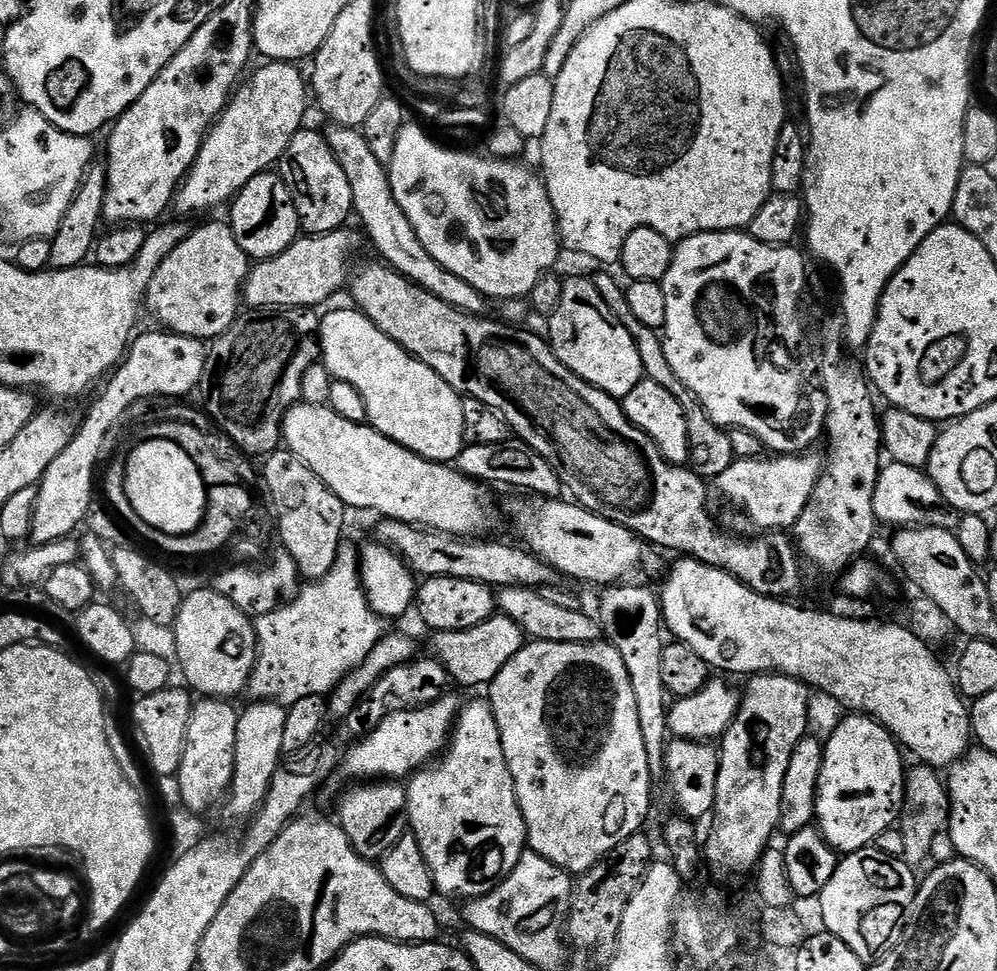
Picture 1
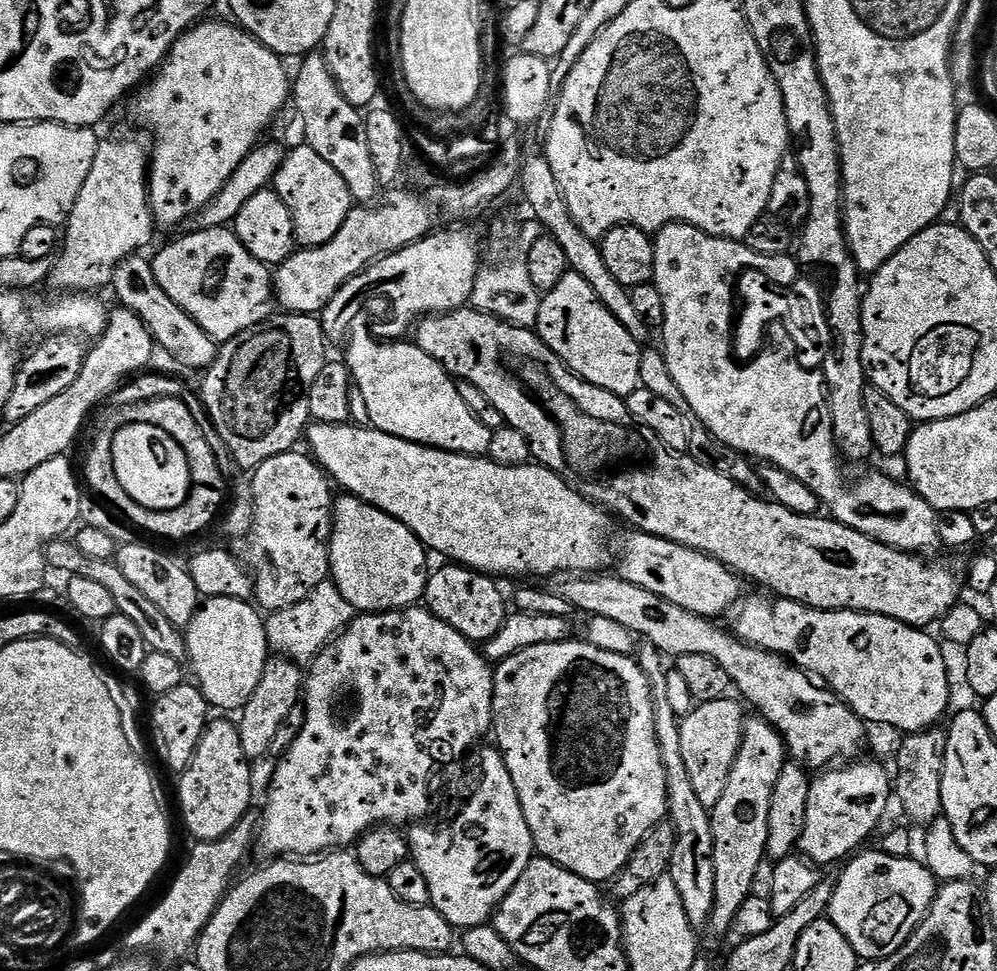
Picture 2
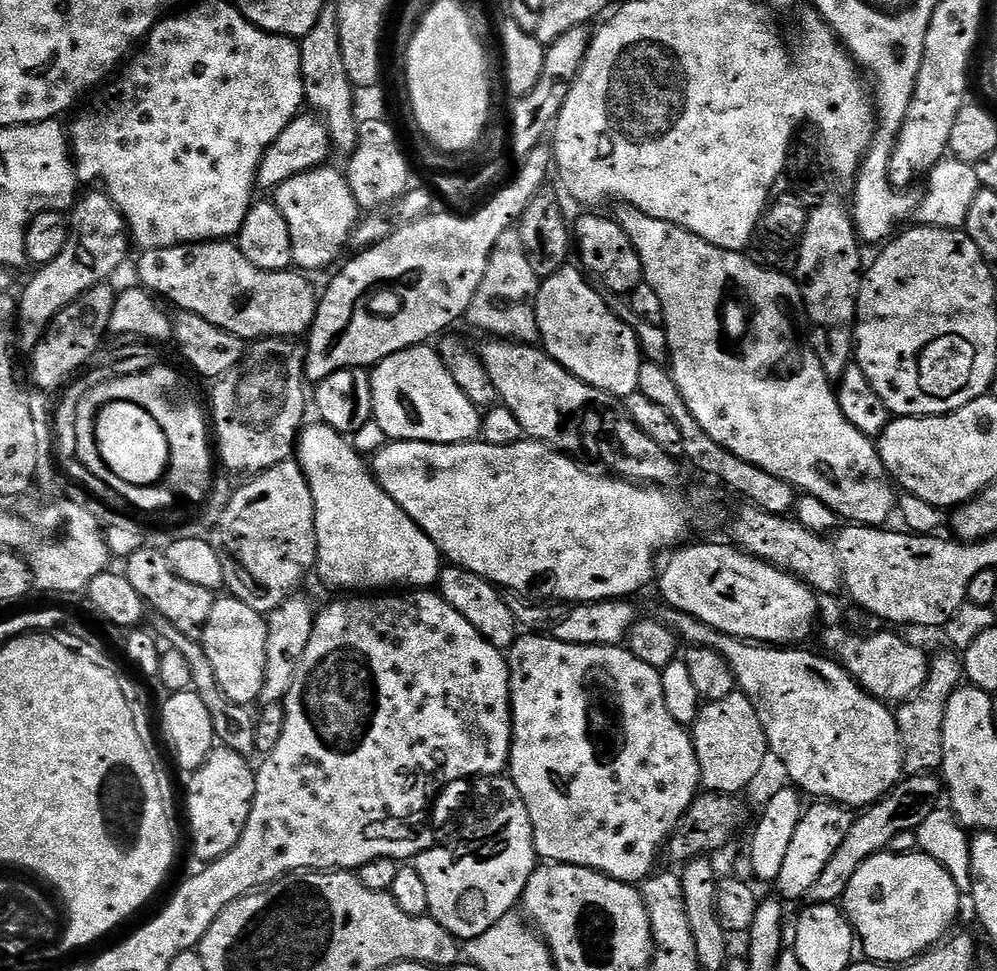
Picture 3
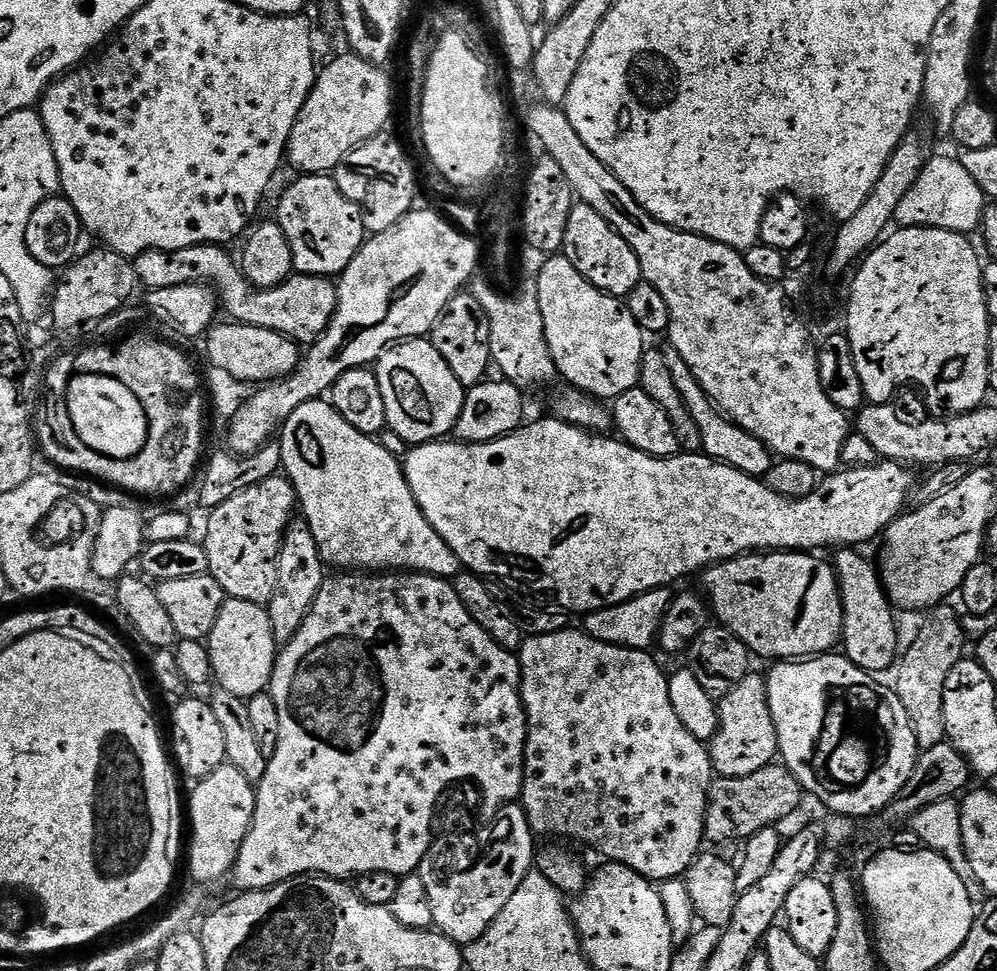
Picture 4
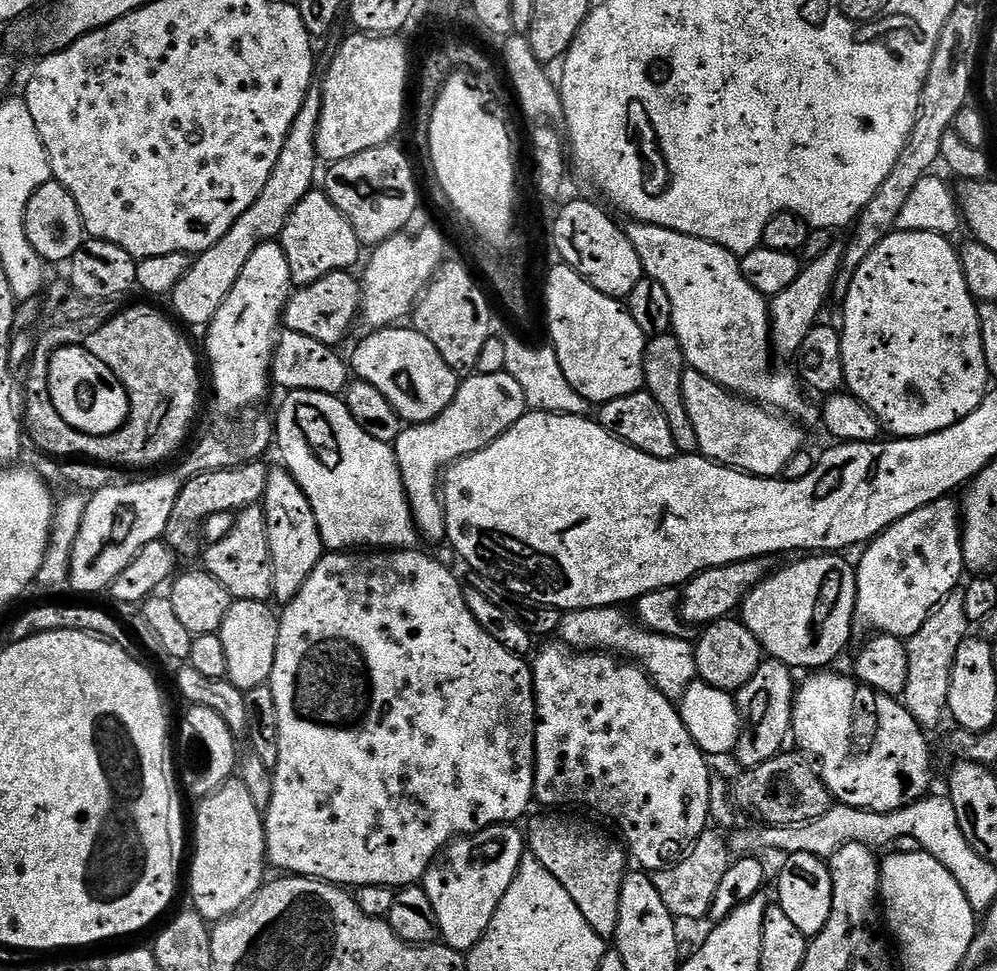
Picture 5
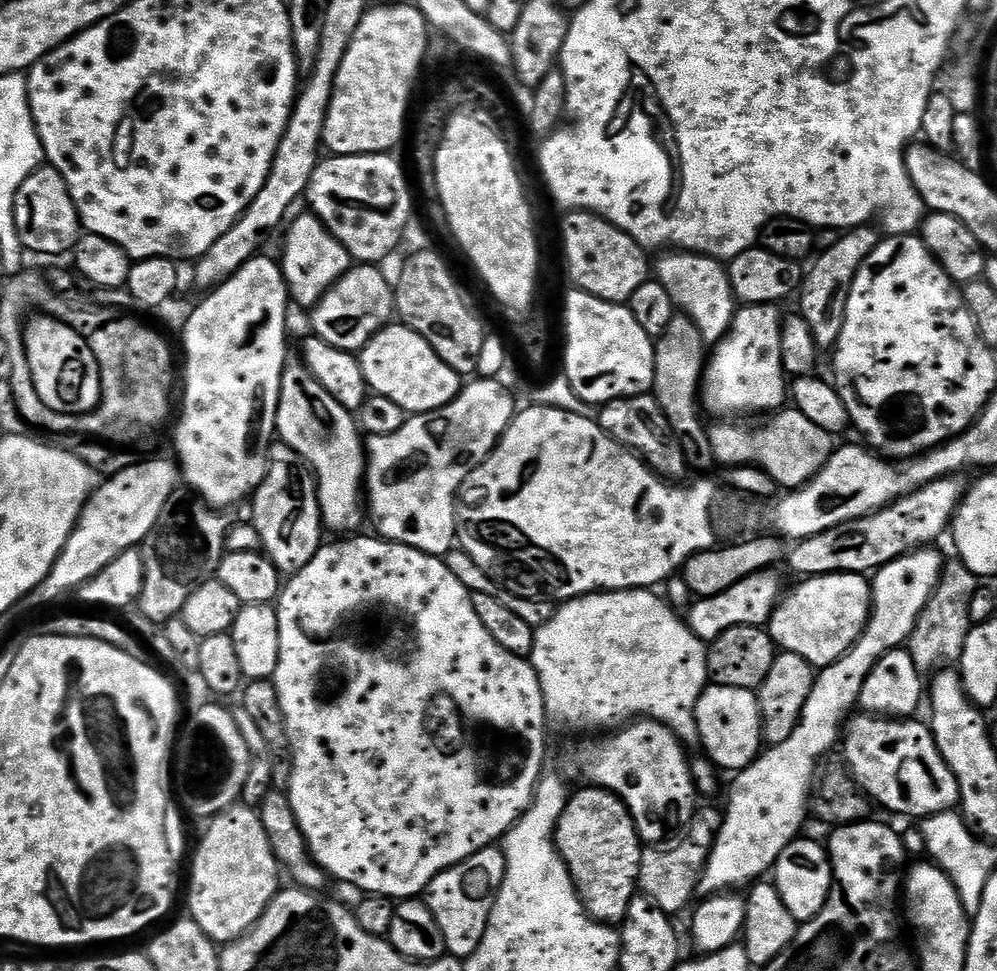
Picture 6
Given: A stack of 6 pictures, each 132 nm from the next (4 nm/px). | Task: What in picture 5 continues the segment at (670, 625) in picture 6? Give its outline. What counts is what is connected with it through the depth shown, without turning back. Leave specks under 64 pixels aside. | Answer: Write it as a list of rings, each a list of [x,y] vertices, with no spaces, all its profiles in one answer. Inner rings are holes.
[[[620,606],[611,608],[587,608],[577,612],[566,612],[560,618],[559,639],[570,648],[583,650],[586,652],[612,653],[620,658],[627,658],[629,661],[638,662],[639,667],[647,672],[648,677],[658,686],[662,694],[666,694],[668,699],[676,702],[686,694],[686,690],[691,686],[692,681],[697,679],[696,675],[696,649],[687,639],[678,636],[663,636],[657,632],[651,632],[643,624],[637,622],[631,615],[624,613],[625,609]]]

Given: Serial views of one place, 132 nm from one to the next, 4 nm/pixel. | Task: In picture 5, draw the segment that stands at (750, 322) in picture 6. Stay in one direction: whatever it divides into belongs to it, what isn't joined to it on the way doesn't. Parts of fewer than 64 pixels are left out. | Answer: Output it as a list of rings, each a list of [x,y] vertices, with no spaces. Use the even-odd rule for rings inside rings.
[[[838,242],[838,244],[830,245],[821,256],[814,257],[809,264],[805,263],[801,267],[798,278],[794,278],[794,282],[790,282],[790,286],[786,290],[782,290],[782,294],[771,297],[772,334],[770,344],[777,357],[795,357],[806,338],[806,334],[810,334],[810,330],[816,327],[821,319],[820,311],[823,310],[824,303],[832,296],[832,287],[843,257],[843,243]]]

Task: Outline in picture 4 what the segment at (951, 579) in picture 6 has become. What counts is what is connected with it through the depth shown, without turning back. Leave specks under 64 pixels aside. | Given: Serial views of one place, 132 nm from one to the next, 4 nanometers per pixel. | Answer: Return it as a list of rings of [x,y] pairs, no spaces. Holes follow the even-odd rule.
[[[944,612],[941,616],[934,617],[921,630],[920,637],[912,644],[912,649],[906,652],[903,653],[898,664],[900,673],[896,676],[894,691],[912,723],[917,749],[925,750],[943,744],[946,740],[944,725],[946,678],[950,678],[950,672],[954,670],[954,666],[958,666],[958,662],[966,656],[964,628],[960,625],[959,618],[952,612]]]

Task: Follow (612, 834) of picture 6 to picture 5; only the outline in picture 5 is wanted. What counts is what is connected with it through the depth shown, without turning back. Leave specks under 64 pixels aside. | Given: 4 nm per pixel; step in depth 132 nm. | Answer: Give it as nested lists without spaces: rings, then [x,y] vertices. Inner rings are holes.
[[[556,814],[544,815],[548,816],[540,816],[526,827],[529,853],[562,883],[591,929],[605,940],[613,939],[620,917],[621,882],[628,872],[627,851],[619,841],[614,842],[588,824],[569,822]]]

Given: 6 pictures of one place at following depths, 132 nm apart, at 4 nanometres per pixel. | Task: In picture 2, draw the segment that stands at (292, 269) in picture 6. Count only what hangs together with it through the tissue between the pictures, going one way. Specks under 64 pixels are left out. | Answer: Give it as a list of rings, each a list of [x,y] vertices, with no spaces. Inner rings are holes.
[[[301,146],[287,153],[284,165],[278,170],[274,181],[274,191],[286,202],[294,226],[294,240],[300,248],[322,246],[342,230],[346,214],[354,207],[354,201],[342,174],[325,162],[319,154],[307,146]]]

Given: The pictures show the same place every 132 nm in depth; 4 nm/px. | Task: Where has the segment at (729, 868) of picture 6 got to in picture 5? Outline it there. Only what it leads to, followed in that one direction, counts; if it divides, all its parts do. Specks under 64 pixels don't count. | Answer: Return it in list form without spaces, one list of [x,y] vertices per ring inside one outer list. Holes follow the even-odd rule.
[[[952,498],[935,500],[925,508],[906,514],[898,522],[891,524],[875,540],[863,549],[860,564],[856,569],[856,618],[855,623],[864,634],[883,634],[907,638],[918,634],[930,618],[930,614],[961,583],[960,575],[965,575],[963,562],[963,542],[961,540],[961,509]]]

